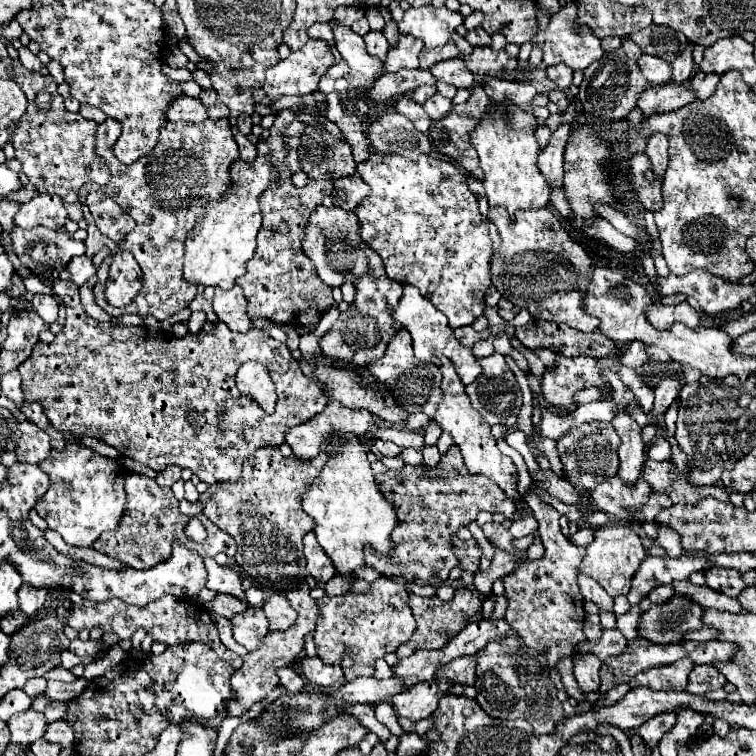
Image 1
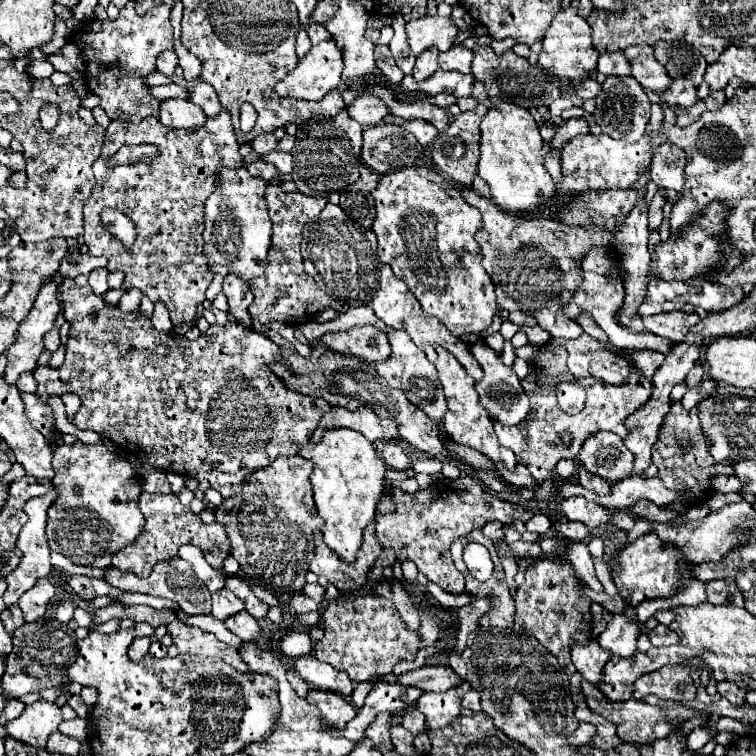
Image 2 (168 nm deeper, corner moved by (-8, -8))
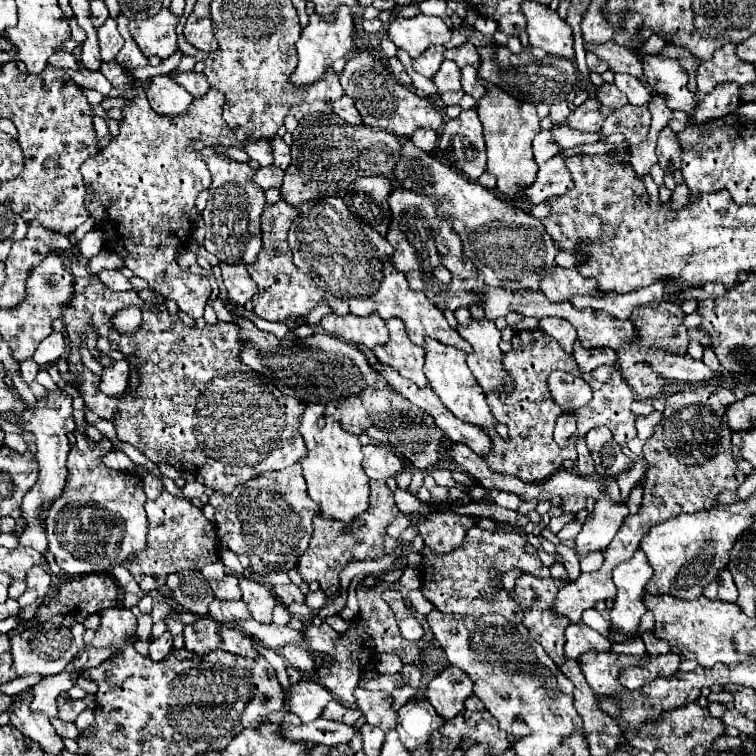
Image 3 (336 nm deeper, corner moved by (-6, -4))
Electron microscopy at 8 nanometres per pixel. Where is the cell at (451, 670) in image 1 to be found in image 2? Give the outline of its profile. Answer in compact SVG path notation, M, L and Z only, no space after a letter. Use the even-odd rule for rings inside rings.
M422 666L418 670L404 672L398 678L398 682L420 686L424 692L428 692L428 690L434 692L434 690L452 688L456 684L462 684L464 680L458 678L458 674L454 674L448 666Z

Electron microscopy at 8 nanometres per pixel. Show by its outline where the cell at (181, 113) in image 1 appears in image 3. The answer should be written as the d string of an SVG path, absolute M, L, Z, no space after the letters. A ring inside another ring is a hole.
M154 76L148 78L146 96L150 106L162 116L180 116L188 112L192 96L176 84L170 76Z

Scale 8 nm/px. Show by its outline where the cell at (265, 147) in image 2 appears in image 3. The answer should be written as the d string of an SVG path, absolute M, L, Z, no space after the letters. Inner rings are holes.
M272 138L272 148L274 148L274 164L278 168L288 168L290 166L290 148L286 146L286 142L282 138Z

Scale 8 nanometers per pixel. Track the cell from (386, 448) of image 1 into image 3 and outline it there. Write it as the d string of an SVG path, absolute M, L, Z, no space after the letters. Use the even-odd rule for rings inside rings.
M368 444L362 448L362 452L362 468L370 480L394 478L402 470L400 458L394 454L392 448L384 444Z

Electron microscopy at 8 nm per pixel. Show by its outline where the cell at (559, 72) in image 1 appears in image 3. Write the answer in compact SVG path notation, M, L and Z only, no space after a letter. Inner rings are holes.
M604 84L600 88L596 88L596 96L600 98L602 106L610 106L610 108L620 108L624 104L628 104L626 94L622 94L614 84Z

